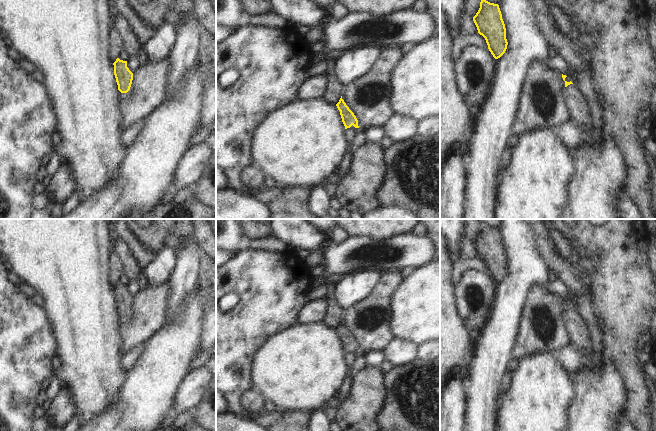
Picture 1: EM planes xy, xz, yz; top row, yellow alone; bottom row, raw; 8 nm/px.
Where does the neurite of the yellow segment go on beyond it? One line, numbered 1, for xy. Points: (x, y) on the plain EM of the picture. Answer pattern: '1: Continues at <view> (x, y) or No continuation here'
1: No continuation here.

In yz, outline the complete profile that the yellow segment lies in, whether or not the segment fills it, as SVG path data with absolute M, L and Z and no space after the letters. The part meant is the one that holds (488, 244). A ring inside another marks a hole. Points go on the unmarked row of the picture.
M482 223L473 245L478 257L485 262L493 281L495 283L500 282L505 277L508 266L499 229Z

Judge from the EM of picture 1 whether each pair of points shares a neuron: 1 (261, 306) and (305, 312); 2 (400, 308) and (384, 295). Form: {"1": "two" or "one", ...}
{"1": "two", "2": "two"}

